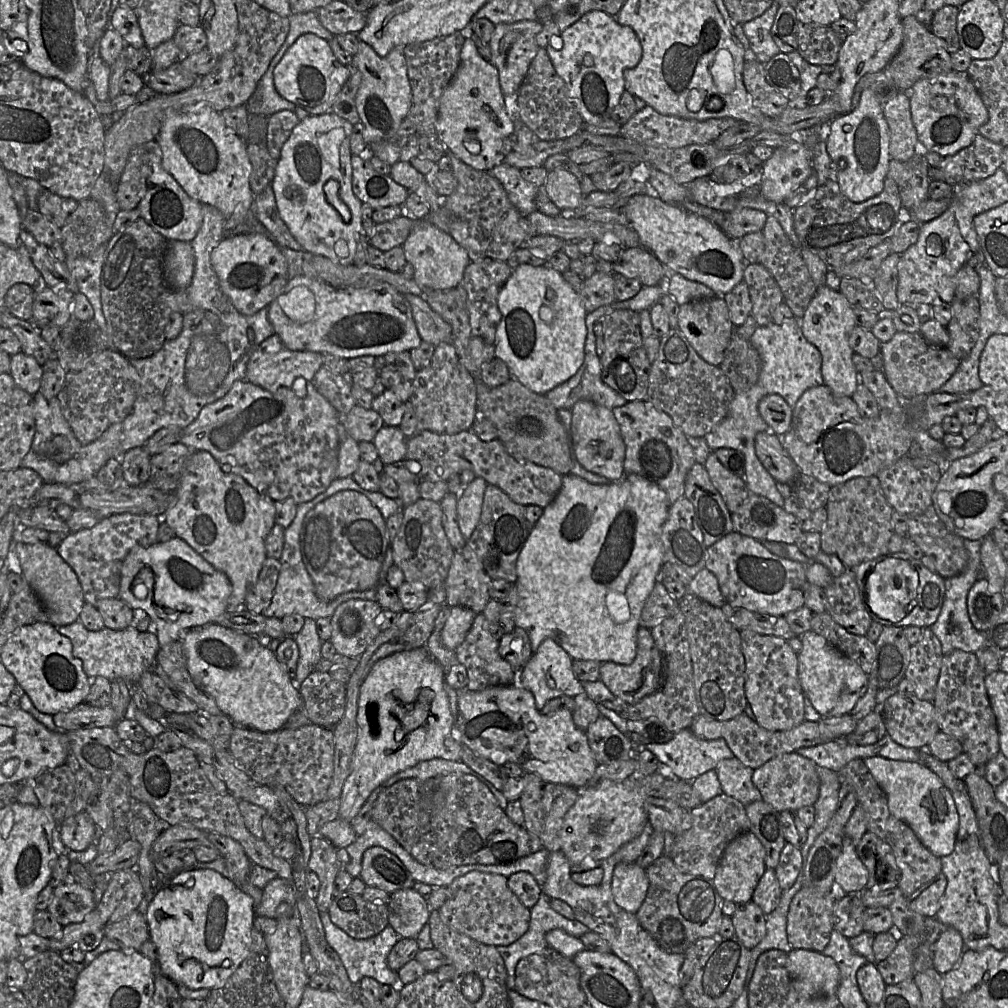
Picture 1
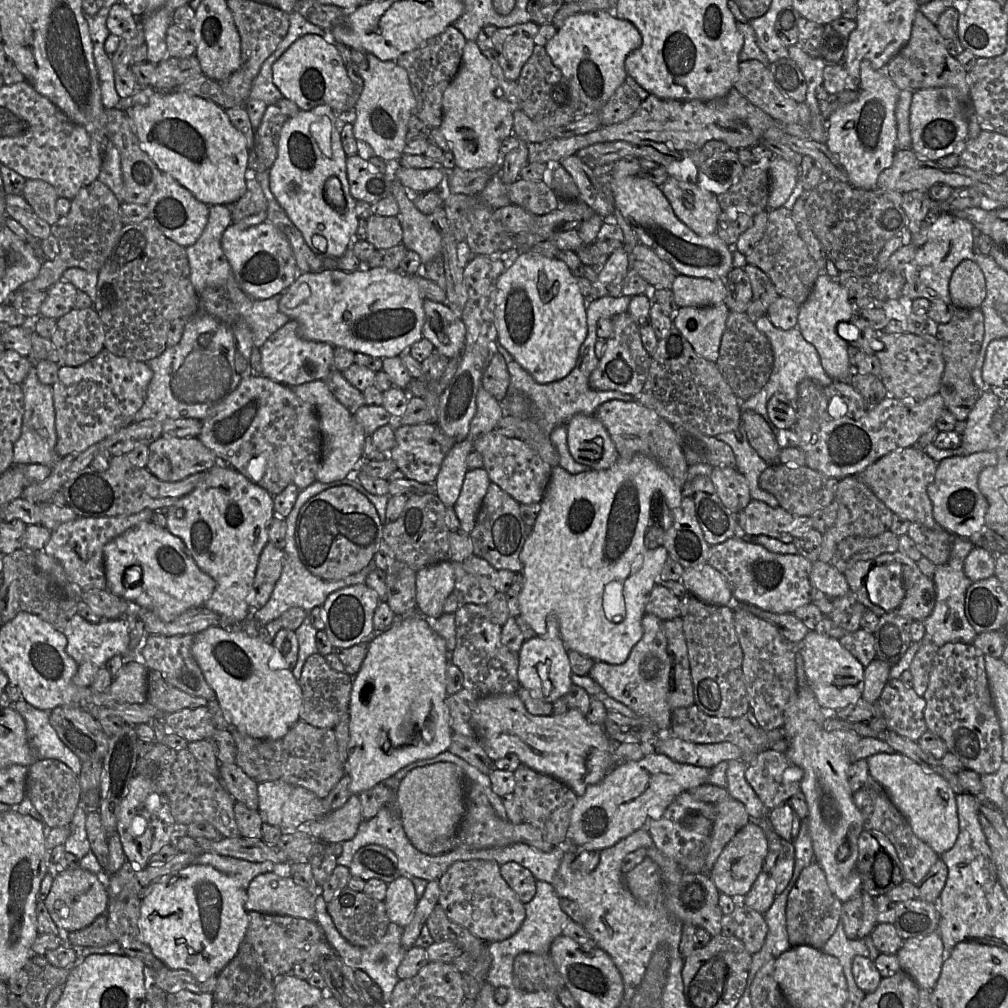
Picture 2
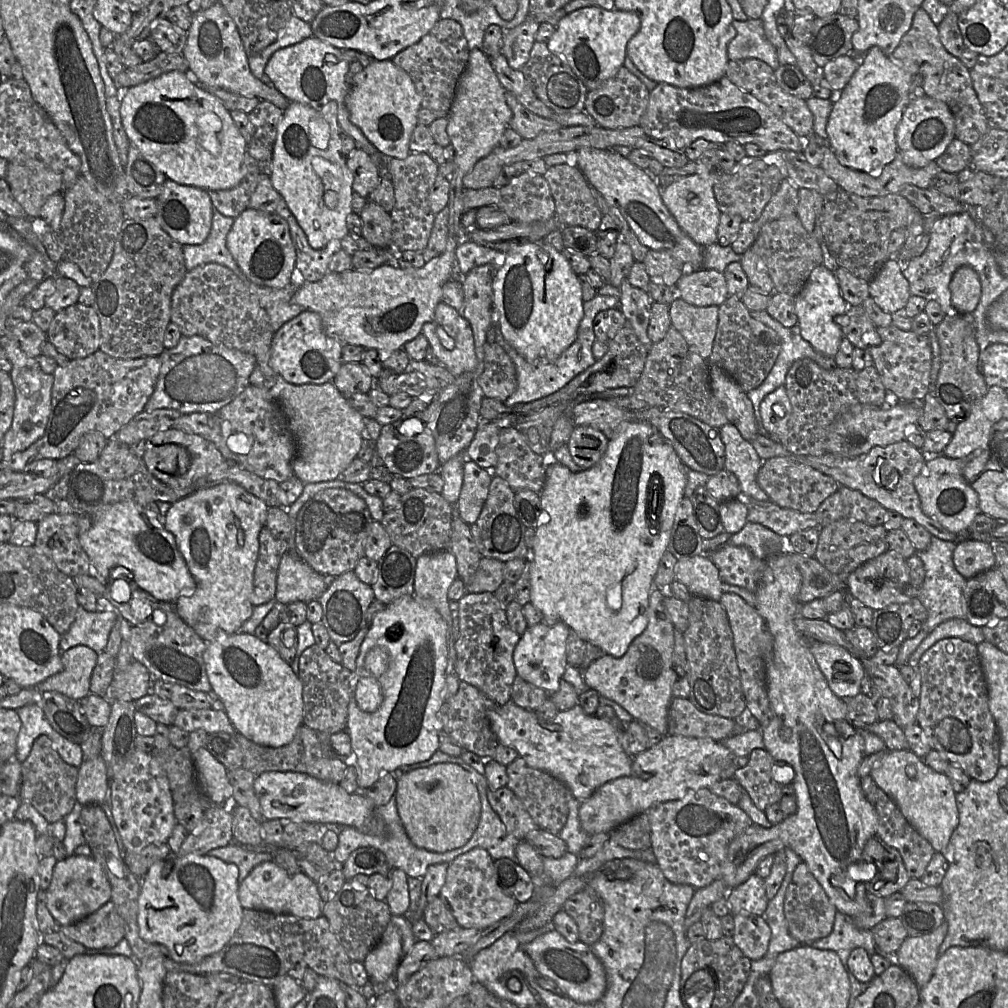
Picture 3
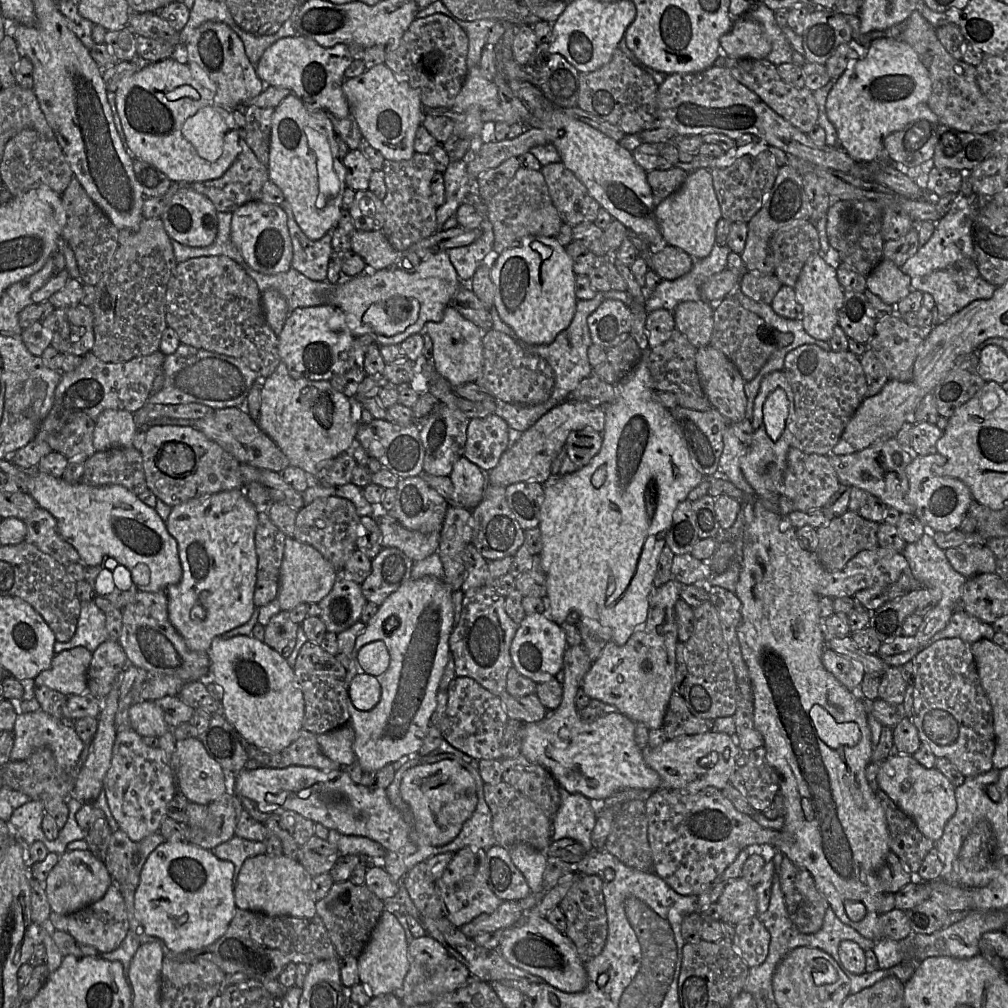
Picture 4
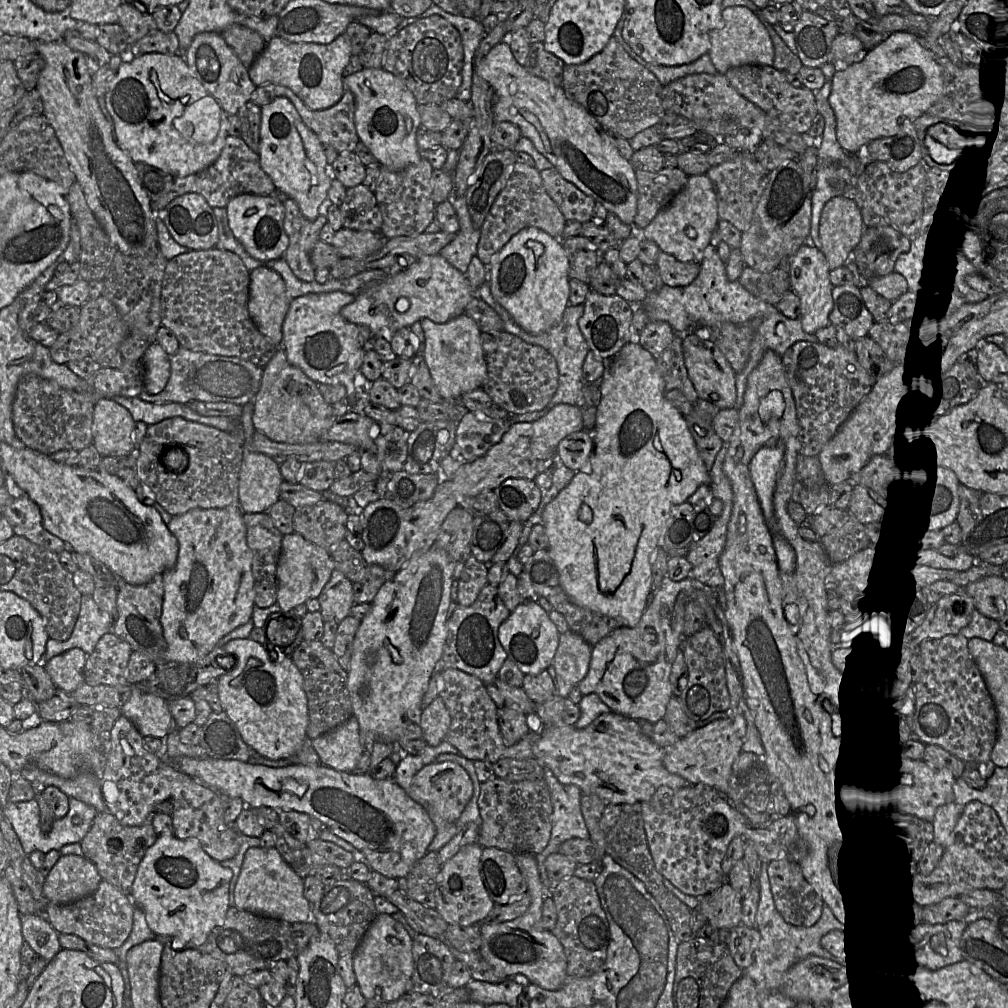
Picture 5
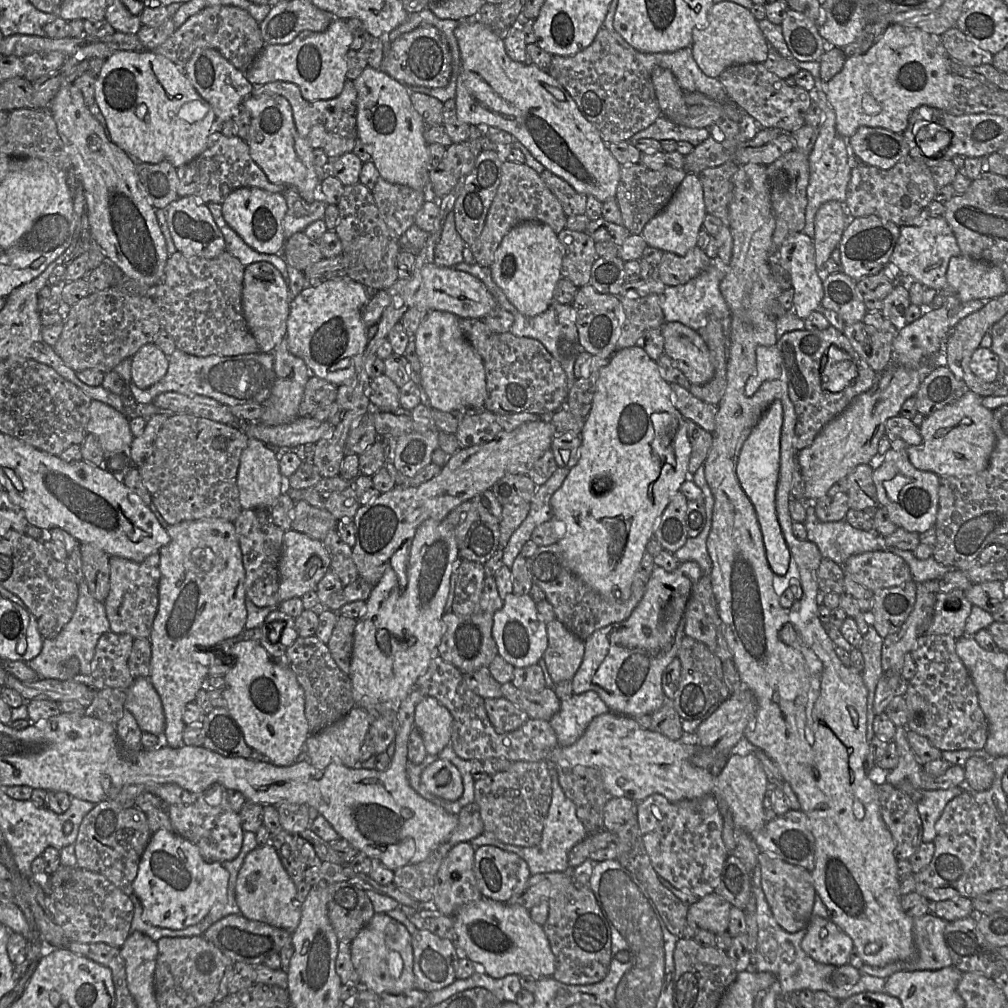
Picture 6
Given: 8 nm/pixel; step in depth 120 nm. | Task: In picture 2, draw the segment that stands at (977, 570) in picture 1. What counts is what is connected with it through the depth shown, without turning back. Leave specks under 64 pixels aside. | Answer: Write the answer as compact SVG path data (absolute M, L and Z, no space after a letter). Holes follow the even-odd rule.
M952 537L949 560L935 567L932 580L936 589L936 602L931 614L922 622L925 627L925 637L938 647L949 642L973 644L978 635L968 622L964 611L965 594L967 588L973 583L964 573L964 561L974 546L975 544L968 538ZM956 623L959 625L956 626Z

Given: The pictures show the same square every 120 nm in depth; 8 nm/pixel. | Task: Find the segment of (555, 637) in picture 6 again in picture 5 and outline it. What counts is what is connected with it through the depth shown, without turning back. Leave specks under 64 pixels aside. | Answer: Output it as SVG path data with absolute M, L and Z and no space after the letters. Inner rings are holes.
M571 630L560 634L558 647L551 664L556 672L556 694L568 698L570 691L577 687L578 683L585 677L591 659L591 649L590 644Z

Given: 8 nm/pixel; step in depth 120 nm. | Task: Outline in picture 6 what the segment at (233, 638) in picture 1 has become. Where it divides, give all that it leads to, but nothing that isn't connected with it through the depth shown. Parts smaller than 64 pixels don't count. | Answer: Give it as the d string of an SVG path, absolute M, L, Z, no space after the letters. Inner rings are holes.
M258 641L237 642L231 646L231 653L236 657L236 664L224 676L223 696L227 710L240 726L248 746L269 758L276 766L293 765L311 735L305 716L305 694L296 675L289 667L277 663Z

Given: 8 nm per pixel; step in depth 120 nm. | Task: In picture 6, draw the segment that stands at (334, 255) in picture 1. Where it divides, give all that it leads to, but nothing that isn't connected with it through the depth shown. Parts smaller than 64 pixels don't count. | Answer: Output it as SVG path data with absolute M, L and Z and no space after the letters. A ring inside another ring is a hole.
M281 95L250 96L243 105L250 113L251 123L246 143L251 158L275 184L294 186L306 201L315 200L321 179L313 162L313 148L302 138L294 124L290 103Z

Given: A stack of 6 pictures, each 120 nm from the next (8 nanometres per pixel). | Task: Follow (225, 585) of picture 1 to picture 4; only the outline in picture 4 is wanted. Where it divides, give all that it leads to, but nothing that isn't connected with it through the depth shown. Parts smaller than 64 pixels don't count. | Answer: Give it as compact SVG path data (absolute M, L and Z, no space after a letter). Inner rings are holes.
M33 470L29 477L28 493L39 507L50 512L57 521L60 536L79 553L85 567L102 565L105 560L115 560L126 566L138 591L165 591L182 578L182 566L178 553L178 543L168 532L164 520L154 508L144 504L136 494L121 485L94 487L83 483L68 483L45 472Z

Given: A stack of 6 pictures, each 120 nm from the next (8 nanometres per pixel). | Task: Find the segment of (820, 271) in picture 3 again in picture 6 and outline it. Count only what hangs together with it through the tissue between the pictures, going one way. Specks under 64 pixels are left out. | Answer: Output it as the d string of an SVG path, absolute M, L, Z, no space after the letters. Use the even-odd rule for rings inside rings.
M803 232L790 234L778 249L781 266L791 276L795 314L805 320L812 312L820 311L823 281L815 264L813 239Z

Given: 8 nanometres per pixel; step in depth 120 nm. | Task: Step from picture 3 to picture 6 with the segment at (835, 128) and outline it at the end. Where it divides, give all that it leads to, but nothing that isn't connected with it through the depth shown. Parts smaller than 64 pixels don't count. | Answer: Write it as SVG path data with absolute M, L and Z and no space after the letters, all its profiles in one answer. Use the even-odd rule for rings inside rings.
M891 24L884 31L882 36L863 54L847 57L842 70L837 73L826 84L826 94L829 104L836 114L836 130L845 139L850 138L858 128L862 126L880 127L895 133L903 133L908 127L910 114L922 105L945 110L952 101L952 72L948 69L948 54L942 43L941 36L935 33L928 33L921 29L905 26L902 24Z

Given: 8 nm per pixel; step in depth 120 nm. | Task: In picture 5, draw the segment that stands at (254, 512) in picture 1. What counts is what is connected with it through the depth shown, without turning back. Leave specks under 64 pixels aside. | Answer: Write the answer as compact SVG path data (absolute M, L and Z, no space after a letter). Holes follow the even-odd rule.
M239 505L225 508L200 509L172 516L166 525L178 542L176 565L162 573L163 604L160 623L167 643L164 662L175 666L190 666L210 653L218 641L236 628L246 624L255 607L252 553L247 545L244 512Z

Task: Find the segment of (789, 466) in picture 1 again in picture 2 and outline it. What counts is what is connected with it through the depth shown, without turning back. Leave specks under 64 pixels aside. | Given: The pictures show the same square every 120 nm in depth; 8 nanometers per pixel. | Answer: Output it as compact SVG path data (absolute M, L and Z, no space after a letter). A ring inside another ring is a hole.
M752 410L741 411L741 425L743 426L750 446L767 464L780 463L780 446L776 436L764 419Z

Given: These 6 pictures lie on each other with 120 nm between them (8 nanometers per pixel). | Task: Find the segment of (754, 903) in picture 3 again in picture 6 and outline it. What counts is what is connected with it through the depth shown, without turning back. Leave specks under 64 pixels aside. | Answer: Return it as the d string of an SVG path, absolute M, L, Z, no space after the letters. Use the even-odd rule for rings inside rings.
M712 893L688 907L687 919L693 920L699 929L723 933L729 926L731 908L732 905L723 897Z

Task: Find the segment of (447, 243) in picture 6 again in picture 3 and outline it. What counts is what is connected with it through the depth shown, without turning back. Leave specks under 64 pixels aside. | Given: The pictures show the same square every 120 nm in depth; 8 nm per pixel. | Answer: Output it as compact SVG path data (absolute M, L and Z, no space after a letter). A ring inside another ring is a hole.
M472 241L461 242L455 251L457 275L464 276L474 267L496 263L496 261L498 269L505 255L495 249L477 245Z

